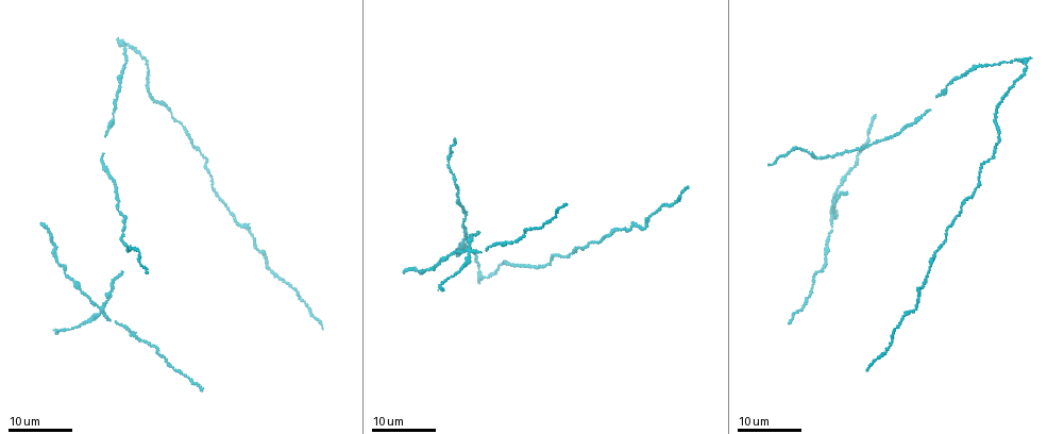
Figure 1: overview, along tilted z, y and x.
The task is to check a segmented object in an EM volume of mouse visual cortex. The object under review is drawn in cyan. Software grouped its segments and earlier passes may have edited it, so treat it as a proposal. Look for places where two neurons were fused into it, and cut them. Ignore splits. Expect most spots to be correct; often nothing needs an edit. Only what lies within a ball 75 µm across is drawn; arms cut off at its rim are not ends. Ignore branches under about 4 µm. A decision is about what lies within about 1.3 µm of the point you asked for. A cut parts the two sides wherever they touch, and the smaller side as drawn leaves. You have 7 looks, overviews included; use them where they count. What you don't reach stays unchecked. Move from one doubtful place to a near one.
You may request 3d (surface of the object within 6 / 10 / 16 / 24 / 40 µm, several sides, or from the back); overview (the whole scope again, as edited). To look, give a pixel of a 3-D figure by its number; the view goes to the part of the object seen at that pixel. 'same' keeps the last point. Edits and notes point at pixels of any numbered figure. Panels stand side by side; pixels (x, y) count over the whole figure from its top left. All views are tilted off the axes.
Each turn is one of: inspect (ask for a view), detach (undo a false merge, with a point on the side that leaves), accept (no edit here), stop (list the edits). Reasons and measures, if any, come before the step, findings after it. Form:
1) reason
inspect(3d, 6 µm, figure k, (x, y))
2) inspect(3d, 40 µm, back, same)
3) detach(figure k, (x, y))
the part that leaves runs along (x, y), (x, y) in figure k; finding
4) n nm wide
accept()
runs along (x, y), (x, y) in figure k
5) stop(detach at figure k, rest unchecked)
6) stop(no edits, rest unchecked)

narrows sharply
inspect(3d, 24 µm, figure 1, (301, 301))

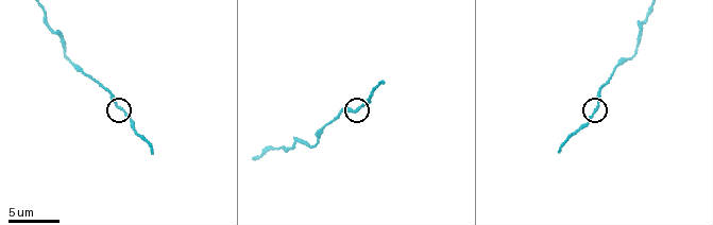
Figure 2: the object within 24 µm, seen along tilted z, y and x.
inspect(3d, 10 µm, figure 2, (357, 108))

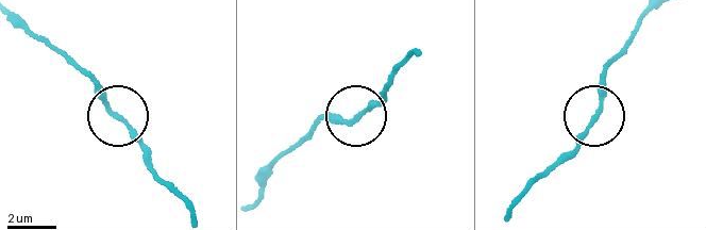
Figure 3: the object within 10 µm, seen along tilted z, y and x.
accept()
all the same neuron

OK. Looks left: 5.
thick turns thin
inspect(3d, 16 µm, figure 1, (909, 123))

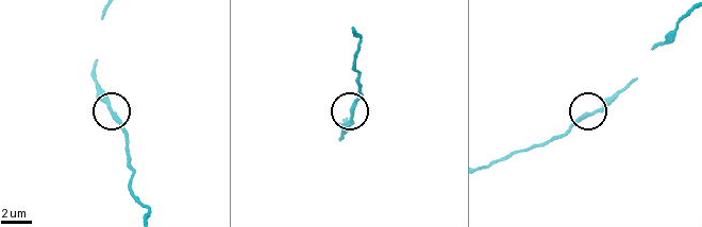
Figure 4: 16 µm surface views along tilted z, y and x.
inspect(3d, 10 µm, figure 4, (592, 113))

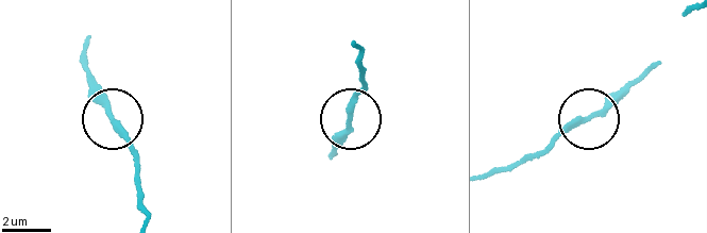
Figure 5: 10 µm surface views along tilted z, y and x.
250 nm wide
accept()
one neuron here

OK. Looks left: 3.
thick turns thin
inspect(3d, 16 µm, figure 2, (631, 56))

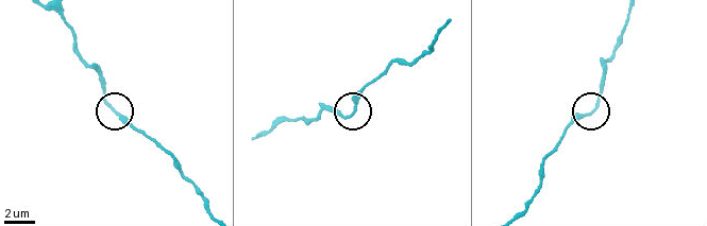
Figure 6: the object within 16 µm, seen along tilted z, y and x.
inspect(3d, 6 µm, figure 6, (116, 110))

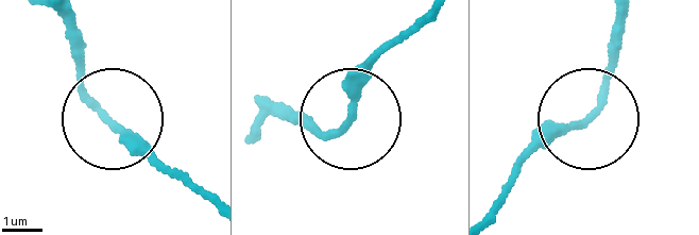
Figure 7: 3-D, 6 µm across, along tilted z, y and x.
170 nm wide
accept()
runs along (64, 24), (81, 93), (142, 151), (174, 165) in figure 7; all the same neuron

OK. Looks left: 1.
stop(no edits, rest unchecked)

